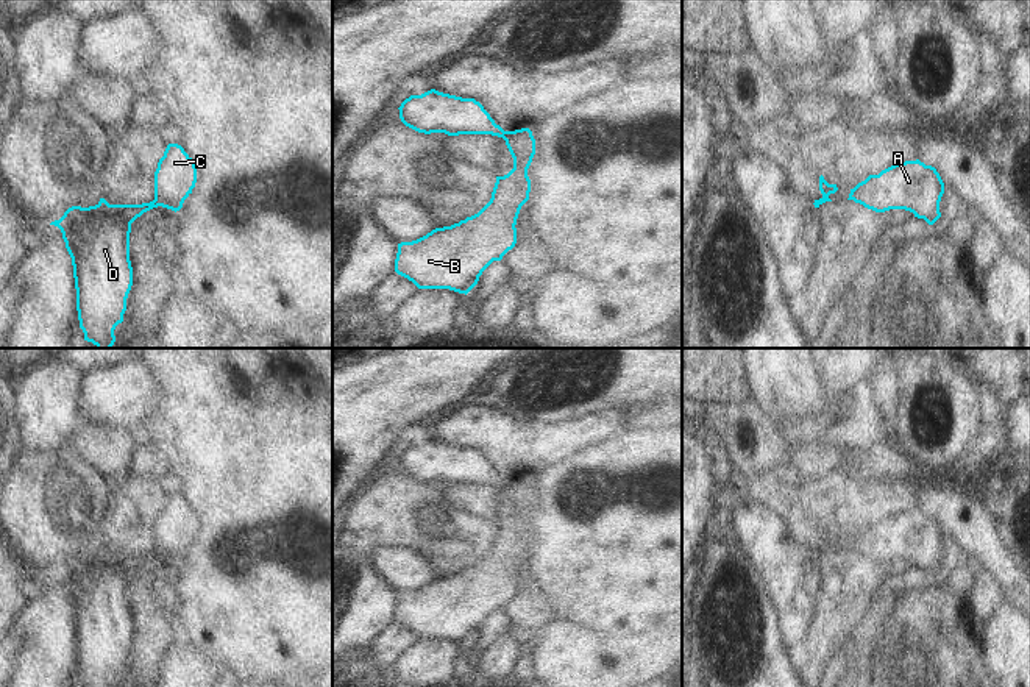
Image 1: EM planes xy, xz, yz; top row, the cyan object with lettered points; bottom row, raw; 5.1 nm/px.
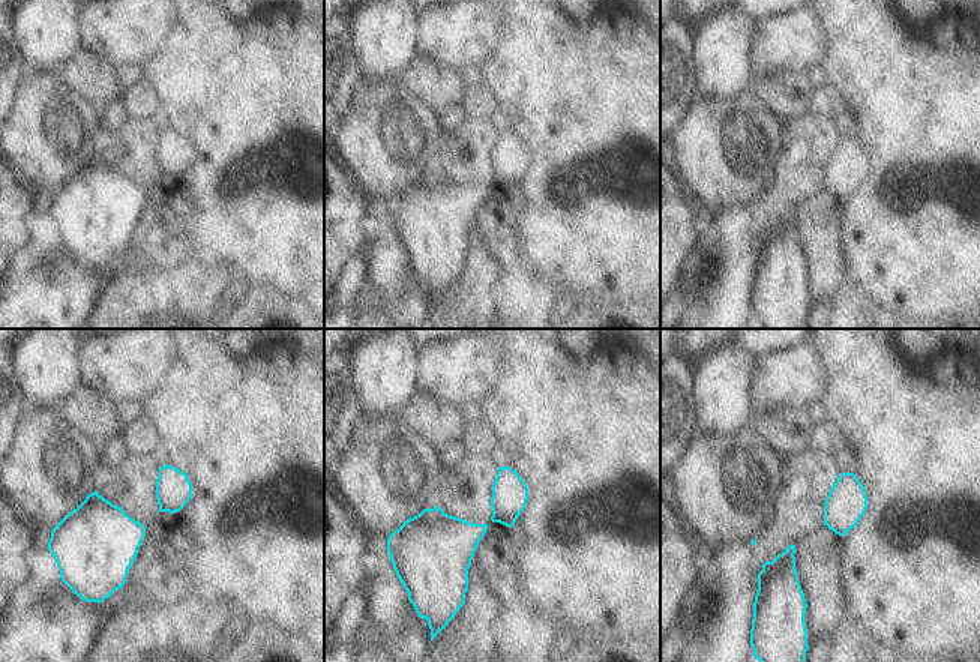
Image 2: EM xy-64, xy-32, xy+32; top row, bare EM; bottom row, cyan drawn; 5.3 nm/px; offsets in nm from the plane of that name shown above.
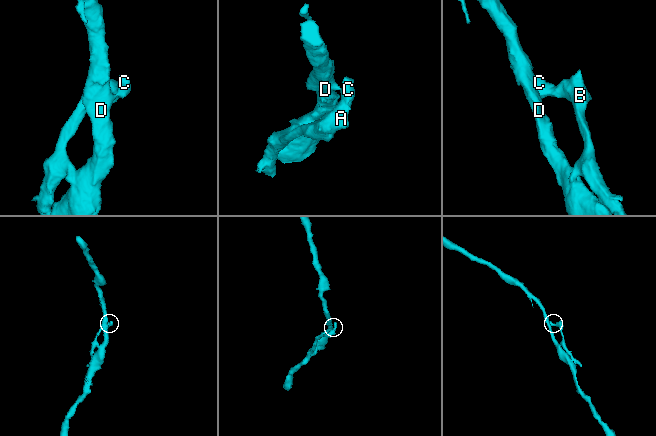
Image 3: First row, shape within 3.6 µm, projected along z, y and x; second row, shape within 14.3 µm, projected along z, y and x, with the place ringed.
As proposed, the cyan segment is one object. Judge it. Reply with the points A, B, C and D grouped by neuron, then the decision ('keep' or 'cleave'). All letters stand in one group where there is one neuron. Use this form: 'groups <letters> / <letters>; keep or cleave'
groups A B C / D; cleave

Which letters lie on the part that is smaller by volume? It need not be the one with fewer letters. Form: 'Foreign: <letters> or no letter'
Foreign: A, B, C

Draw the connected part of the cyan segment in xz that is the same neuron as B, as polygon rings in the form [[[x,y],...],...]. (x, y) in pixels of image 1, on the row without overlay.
[[[529,478],[504,481],[513,518],[496,526],[490,551],[474,565],[426,586],[398,593],[395,621],[418,639],[449,639],[468,643],[482,621],[517,593],[517,568],[529,550],[527,518],[535,504]]]

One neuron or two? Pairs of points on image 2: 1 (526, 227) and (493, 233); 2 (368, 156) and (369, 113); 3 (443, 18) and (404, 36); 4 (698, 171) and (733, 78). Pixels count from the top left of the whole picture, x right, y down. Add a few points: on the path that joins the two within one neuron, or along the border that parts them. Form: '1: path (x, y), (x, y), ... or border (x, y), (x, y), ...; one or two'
1: border (514, 225), (517, 236), (515, 258), (506, 263); two
2: path (368, 146), (369, 123); one
3: border (413, 15), (417, 50); two
4: border (697, 92), (706, 95), (745, 93); two

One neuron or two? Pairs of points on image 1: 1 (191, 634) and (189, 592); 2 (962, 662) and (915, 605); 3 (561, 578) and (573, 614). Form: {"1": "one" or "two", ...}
{"1": "one", "2": "one", "3": "one"}

